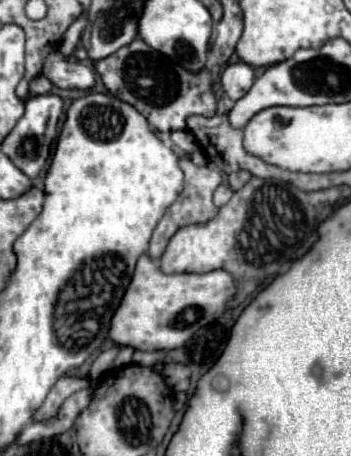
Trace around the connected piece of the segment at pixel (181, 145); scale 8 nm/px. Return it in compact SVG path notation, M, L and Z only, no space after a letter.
M180 130L180 132L172 132L172 142L178 150L182 150L184 154L190 154L194 150L198 150L196 142L194 142L194 136L188 132L188 130Z

